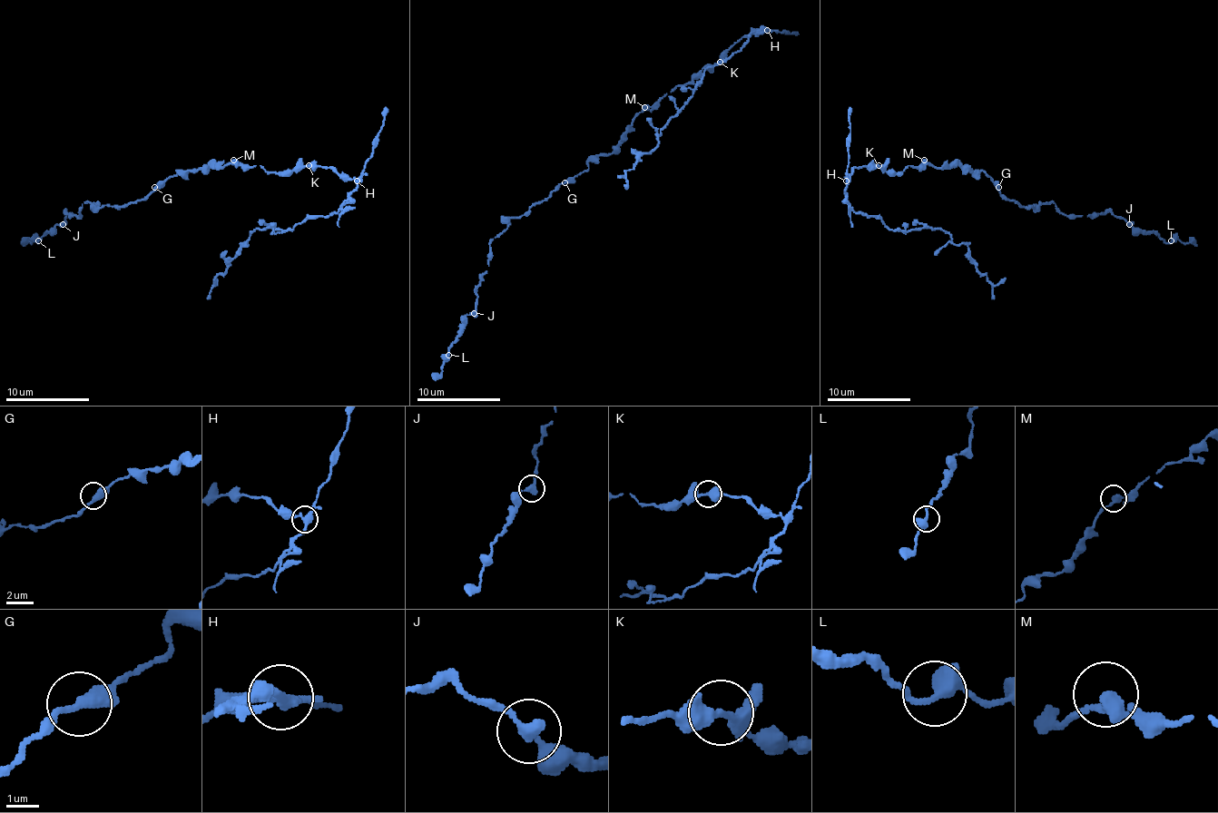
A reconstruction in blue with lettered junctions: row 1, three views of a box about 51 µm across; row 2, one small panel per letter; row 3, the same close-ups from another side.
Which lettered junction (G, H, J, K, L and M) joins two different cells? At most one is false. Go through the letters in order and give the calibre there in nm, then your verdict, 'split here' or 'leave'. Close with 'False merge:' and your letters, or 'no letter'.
G: calibre 360 nm; leave
H: calibre 280 nm; split here
J: calibre 320 nm; leave
K: calibre 320 nm; leave
L: calibre 300 nm; leave
M: calibre 340 nm; leave
False merge: H

